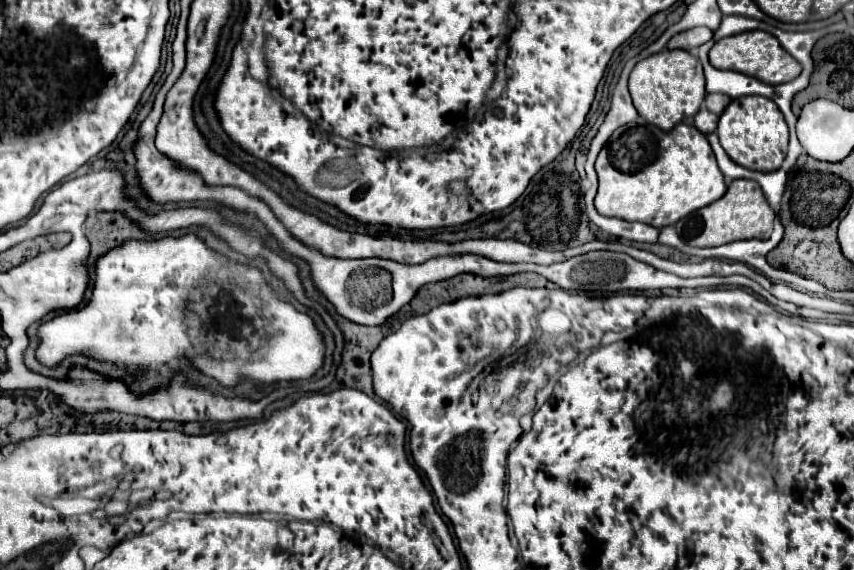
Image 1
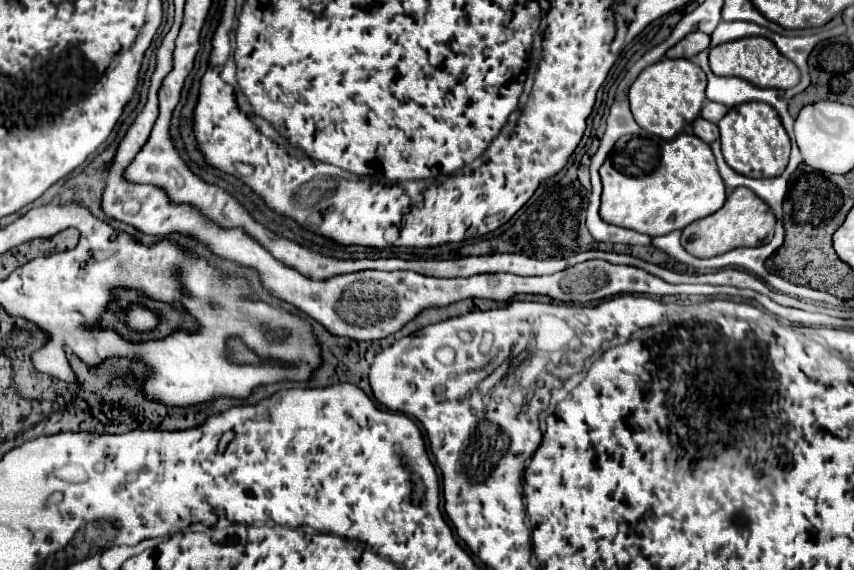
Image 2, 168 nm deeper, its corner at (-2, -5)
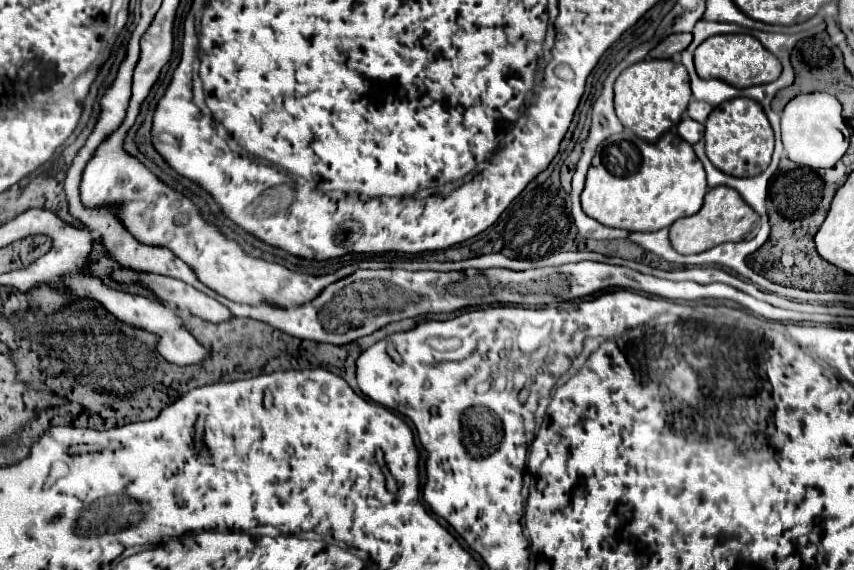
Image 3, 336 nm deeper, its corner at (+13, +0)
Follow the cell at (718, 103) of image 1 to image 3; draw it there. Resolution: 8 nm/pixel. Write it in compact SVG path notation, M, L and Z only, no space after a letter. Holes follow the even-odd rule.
M690 100L688 104L688 110L686 110L686 116L696 120L696 122L706 122L708 114L712 112L712 106L708 102L700 102L700 100Z

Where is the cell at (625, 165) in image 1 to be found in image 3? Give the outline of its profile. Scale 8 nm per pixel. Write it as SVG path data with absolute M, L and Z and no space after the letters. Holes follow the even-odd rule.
M622 132L606 138L598 146L586 176L586 188L582 192L582 210L590 218L612 228L626 228L628 232L656 232L668 228L678 218L696 214L702 208L706 190L708 186L702 162L694 154L692 146L684 142L678 134L666 132L658 142L650 144L636 138L632 132Z

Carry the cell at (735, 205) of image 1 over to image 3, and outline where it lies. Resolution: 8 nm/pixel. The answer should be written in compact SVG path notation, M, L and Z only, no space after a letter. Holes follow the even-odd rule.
M716 186L708 190L700 212L696 212L694 216L680 218L670 226L670 242L674 250L680 254L698 254L698 252L704 252L724 242L744 240L752 232L758 218L760 216L742 200L742 196L734 188Z

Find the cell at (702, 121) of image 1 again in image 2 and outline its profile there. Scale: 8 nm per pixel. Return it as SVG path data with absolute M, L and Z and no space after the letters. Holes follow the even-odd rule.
M697 117L697 119L693 121L693 131L695 131L695 135L697 135L701 141L705 141L705 143L713 143L713 141L719 139L719 129L717 129L717 125L711 123L711 121L705 121L703 117Z

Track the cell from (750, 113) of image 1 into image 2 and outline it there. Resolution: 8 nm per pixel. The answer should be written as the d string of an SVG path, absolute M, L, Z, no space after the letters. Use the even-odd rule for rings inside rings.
M743 103L727 111L727 115L719 121L721 131L721 151L725 163L743 173L747 177L777 177L785 171L791 151L789 135L777 115L777 111L767 103Z

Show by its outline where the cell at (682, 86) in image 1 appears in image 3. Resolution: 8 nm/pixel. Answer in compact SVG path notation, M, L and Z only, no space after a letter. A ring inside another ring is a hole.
M646 58L626 68L614 84L616 116L620 118L624 128L630 128L638 138L648 142L656 142L664 132L670 130L670 126L682 120L682 114L686 112L690 98L692 92L688 72L682 64L676 64L672 60Z

